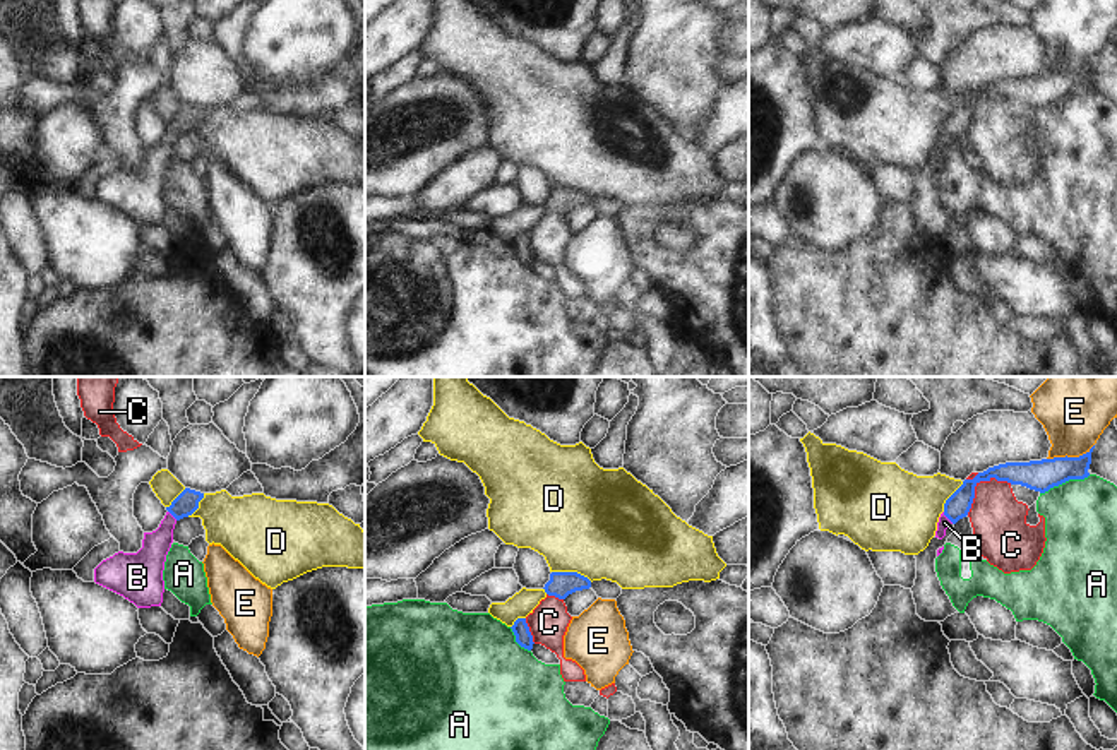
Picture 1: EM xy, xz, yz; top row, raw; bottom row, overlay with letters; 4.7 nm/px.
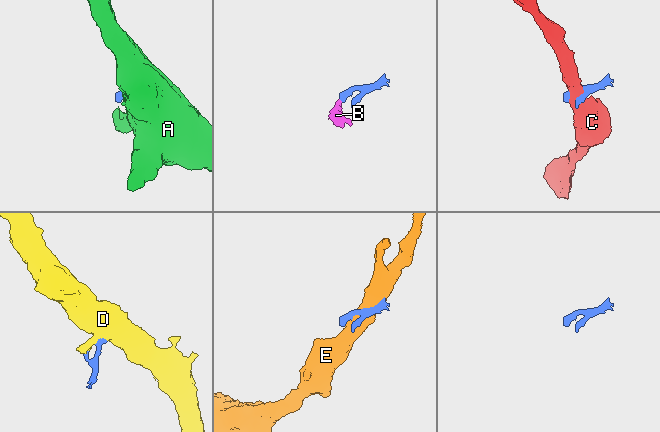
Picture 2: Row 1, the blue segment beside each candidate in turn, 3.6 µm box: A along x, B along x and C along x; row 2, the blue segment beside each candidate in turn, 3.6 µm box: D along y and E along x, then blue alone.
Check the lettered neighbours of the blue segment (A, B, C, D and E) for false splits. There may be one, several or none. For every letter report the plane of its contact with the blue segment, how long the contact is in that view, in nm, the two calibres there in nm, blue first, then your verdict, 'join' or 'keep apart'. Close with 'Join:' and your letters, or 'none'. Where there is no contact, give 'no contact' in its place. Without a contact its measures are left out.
A: yz | 260 nm | 140/340 nm | keep apart
B: yz | 80 nm | 120/60 nm | join
C: yz | 260 nm | 120/260 nm | keep apart
D: xz | 200 nm | 120/480 nm | keep apart
E: yz | 240 nm | 140/360 nm | keep apart
Join: B

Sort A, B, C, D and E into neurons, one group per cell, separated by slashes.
A / B / C / D / E

